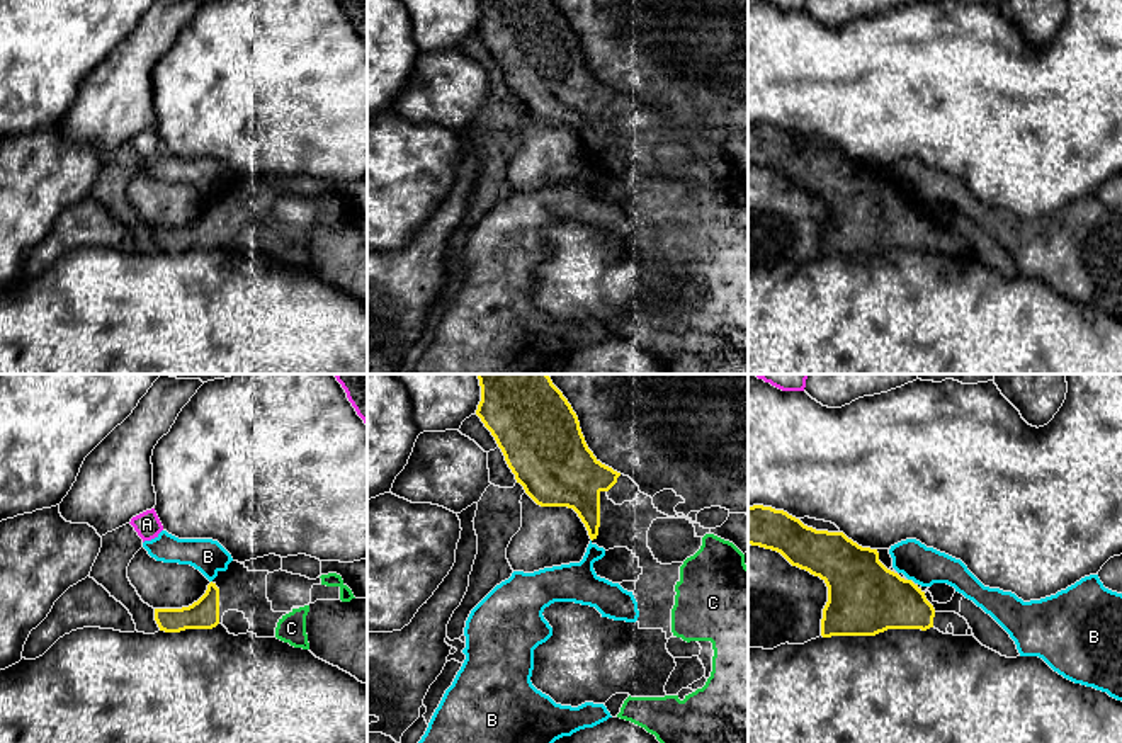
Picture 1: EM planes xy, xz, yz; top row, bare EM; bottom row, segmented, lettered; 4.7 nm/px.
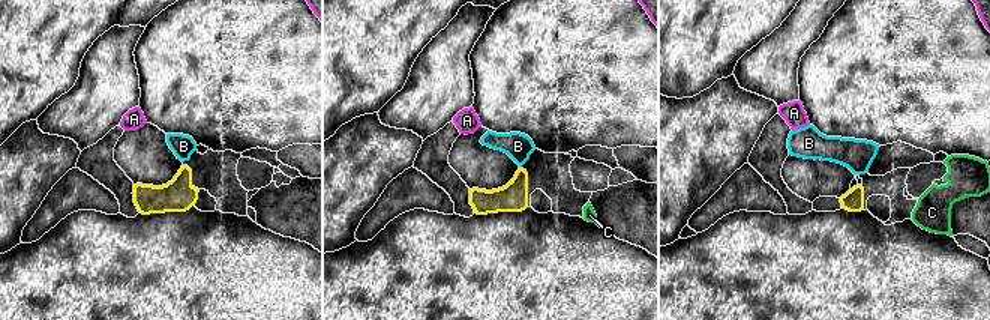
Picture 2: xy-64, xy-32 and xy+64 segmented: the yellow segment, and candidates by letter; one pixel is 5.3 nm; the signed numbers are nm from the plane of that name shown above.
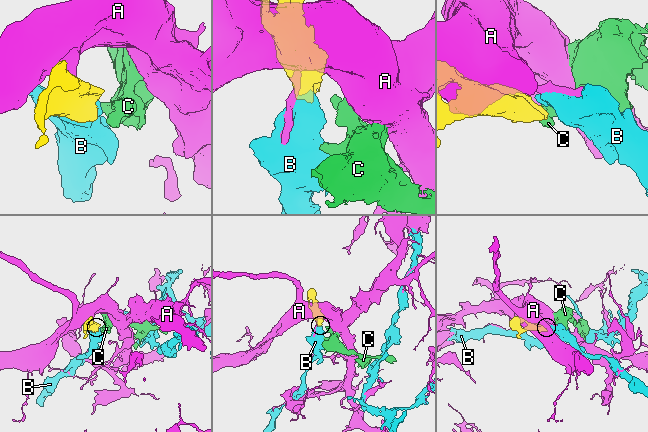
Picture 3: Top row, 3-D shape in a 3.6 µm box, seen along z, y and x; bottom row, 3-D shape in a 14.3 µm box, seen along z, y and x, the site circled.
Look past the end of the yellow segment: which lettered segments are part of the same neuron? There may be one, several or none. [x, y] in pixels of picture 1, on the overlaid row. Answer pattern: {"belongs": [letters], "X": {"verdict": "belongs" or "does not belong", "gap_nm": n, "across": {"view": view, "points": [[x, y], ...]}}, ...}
{"belongs": ["C"], "A": {"verdict": "does not belong", "gap_nm": 320, "across": {"view": "xy", "points": [[155, 609], [143, 541]]}}, "B": {"verdict": "does not belong", "gap_nm": 0}, "C": {"verdict": "belongs", "gap_nm": 280, "across": {"view": "xy", "points": [[218, 623], [276, 628]]}}}

